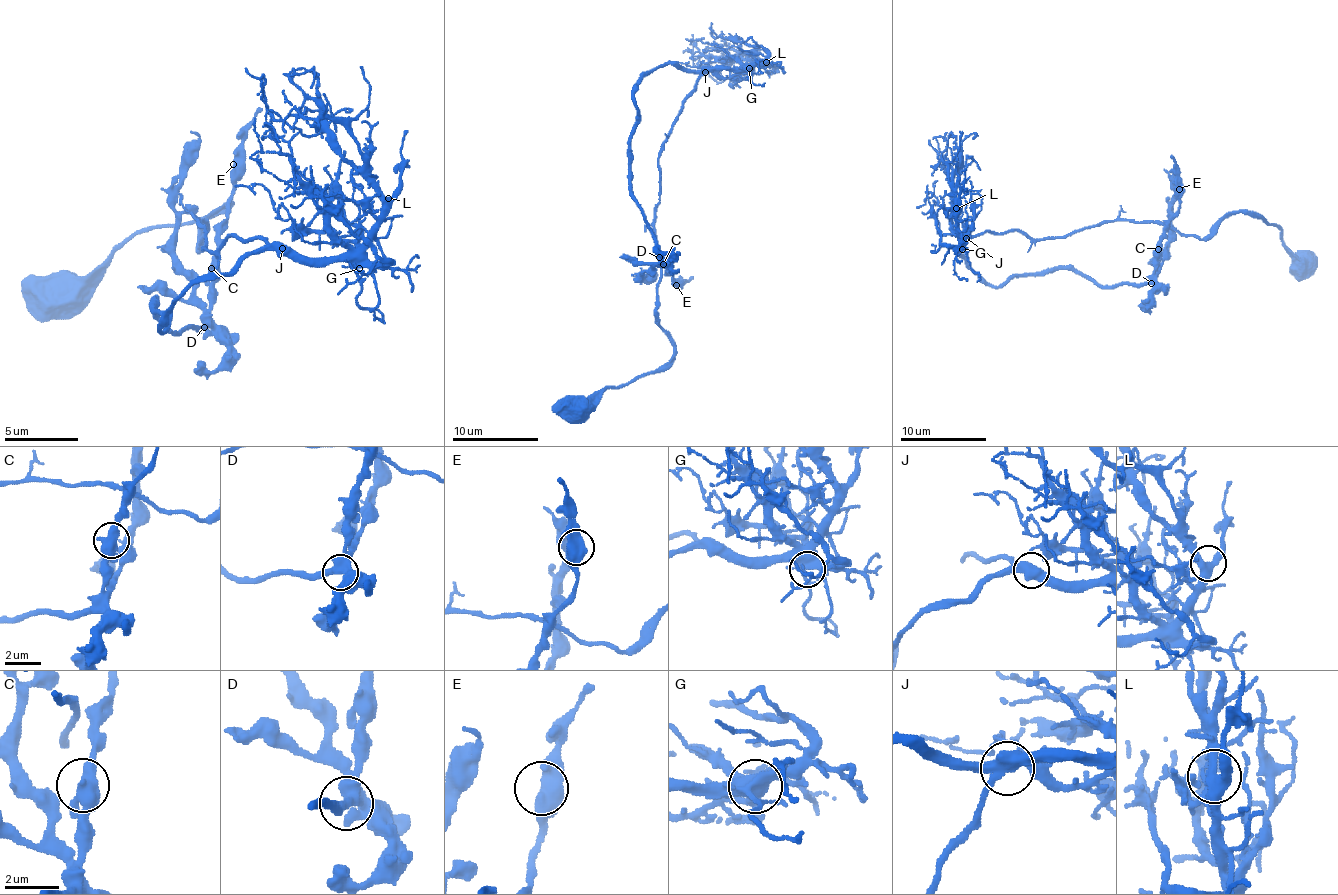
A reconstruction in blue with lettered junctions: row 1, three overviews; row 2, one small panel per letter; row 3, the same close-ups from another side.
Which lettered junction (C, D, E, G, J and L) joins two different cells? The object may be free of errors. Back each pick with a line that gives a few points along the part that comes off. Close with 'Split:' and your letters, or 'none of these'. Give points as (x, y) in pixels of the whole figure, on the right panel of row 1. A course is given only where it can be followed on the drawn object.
Split: none of these

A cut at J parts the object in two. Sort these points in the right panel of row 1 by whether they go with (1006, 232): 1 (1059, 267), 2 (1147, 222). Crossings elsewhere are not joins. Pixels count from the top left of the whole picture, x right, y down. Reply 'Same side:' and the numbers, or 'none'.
Same side: 2

